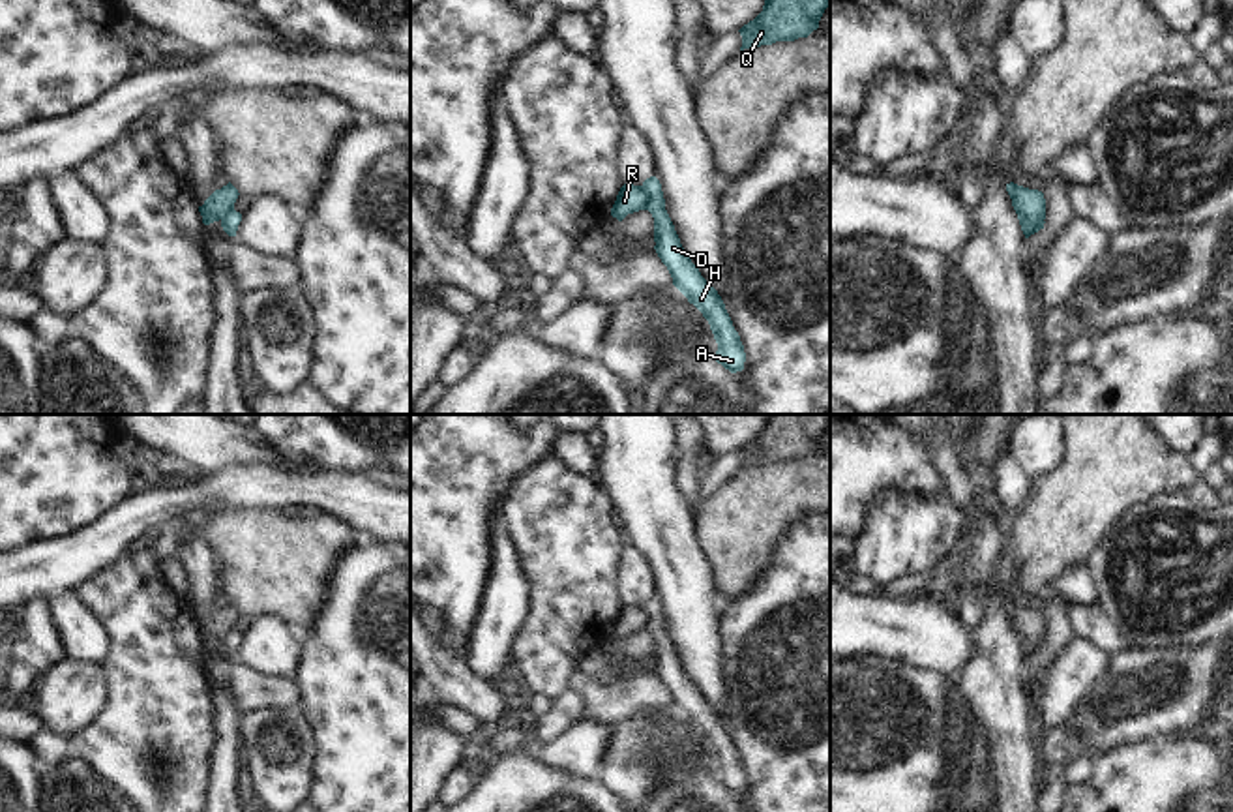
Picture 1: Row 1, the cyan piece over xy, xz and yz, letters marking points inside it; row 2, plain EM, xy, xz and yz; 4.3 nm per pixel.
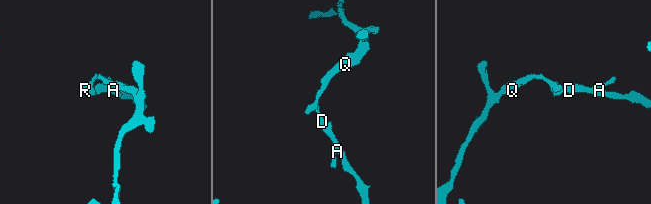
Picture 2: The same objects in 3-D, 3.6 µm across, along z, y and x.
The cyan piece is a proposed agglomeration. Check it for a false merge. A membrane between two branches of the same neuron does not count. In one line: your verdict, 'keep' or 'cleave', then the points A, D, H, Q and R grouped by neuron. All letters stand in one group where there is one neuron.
cleave | A D H / Q R

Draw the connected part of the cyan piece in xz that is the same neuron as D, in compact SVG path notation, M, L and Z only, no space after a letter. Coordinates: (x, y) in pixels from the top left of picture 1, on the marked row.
M656 176L643 182L648 195L646 208L654 218L654 249L667 266L673 285L693 304L708 321L718 351L714 360L731 373L742 371L746 362L744 345L718 291L701 276L699 268L684 251L675 225L665 210L661 184Z

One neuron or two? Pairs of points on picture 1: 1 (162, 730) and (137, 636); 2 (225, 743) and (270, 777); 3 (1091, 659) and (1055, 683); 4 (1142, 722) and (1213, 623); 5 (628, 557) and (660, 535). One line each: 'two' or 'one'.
1: one
2: two
3: one
4: two
5: two

